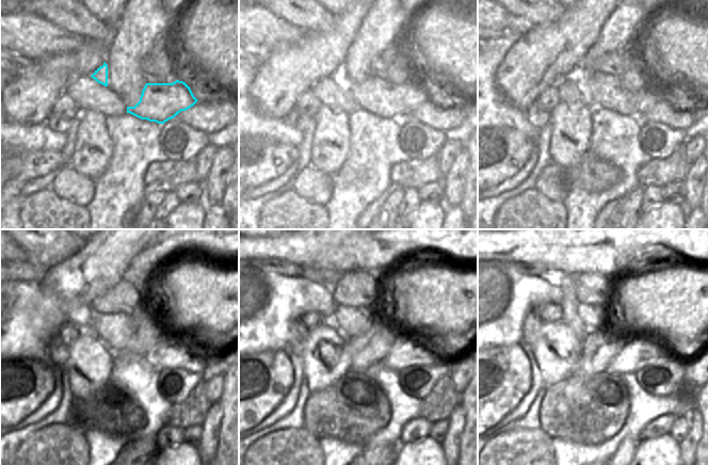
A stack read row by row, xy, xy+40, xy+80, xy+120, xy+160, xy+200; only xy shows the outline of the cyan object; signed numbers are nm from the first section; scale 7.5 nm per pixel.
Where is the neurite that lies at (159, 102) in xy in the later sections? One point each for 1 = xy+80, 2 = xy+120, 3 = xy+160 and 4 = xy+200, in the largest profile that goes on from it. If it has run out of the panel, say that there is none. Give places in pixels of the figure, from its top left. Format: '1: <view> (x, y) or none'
1: xy+80 (601, 91)
2: xy+120 (121, 332)
3: xy+160 (357, 326)
4: xy+200 (591, 316)

